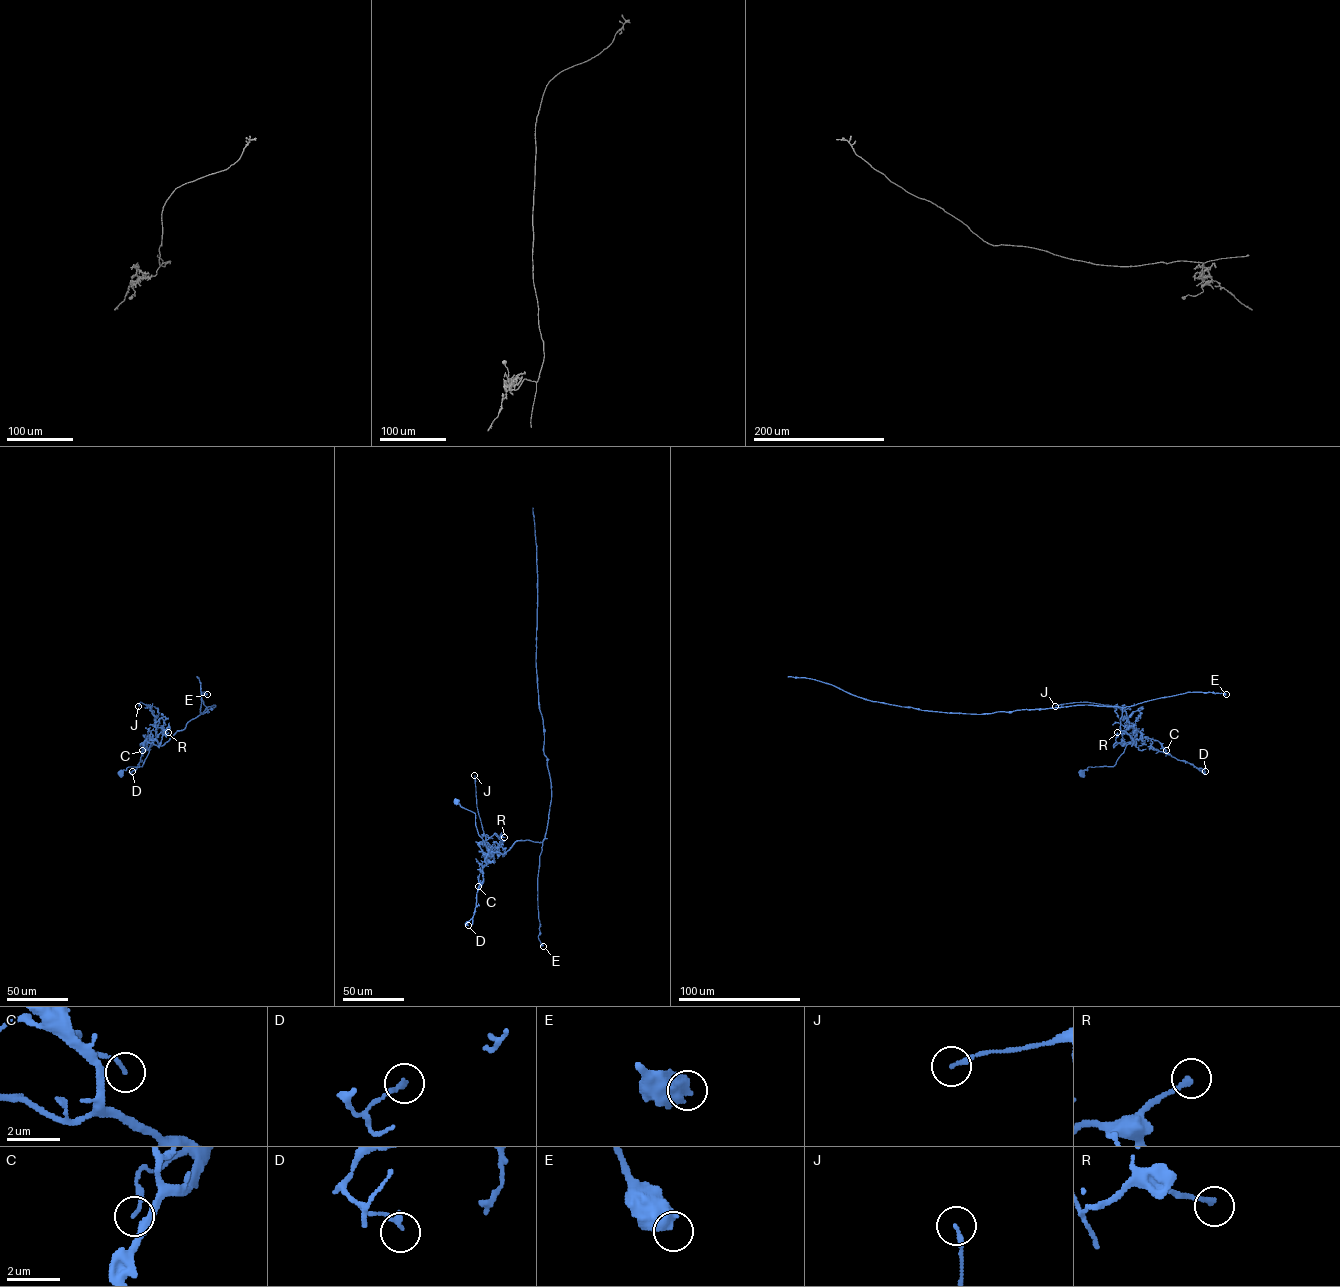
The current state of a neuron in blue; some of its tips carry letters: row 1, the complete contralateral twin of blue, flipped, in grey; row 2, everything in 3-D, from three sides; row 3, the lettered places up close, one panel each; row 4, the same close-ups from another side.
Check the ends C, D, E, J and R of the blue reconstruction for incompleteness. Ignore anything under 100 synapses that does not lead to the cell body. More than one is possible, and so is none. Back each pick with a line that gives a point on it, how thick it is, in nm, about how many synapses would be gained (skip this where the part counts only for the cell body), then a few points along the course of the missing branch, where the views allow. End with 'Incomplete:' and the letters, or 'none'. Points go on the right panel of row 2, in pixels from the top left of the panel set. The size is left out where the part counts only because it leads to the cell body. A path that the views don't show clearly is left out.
Incomplete: none

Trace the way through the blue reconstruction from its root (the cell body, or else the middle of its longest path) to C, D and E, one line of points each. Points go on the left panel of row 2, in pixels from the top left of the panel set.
C: (120, 773), (128, 767), (142, 766), (152, 743), (150, 737), (146, 738), (142, 750)
D: (120, 773), (128, 767), (142, 766), (152, 743), (150, 737), (132, 771)
E: (120, 773), (128, 767), (142, 766), (154, 739), (163, 745), (201, 714), (206, 708), (201, 692), (207, 694)

